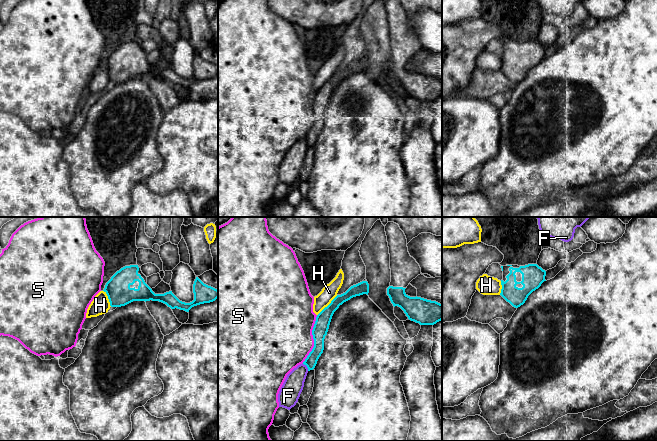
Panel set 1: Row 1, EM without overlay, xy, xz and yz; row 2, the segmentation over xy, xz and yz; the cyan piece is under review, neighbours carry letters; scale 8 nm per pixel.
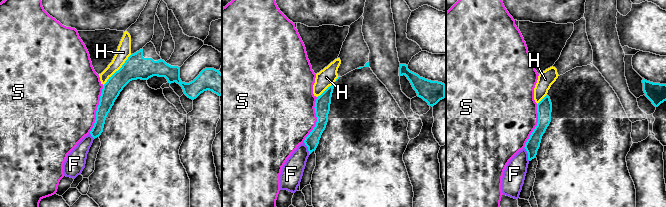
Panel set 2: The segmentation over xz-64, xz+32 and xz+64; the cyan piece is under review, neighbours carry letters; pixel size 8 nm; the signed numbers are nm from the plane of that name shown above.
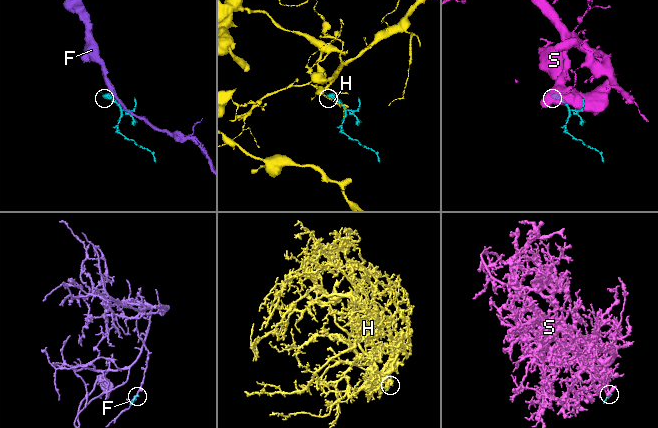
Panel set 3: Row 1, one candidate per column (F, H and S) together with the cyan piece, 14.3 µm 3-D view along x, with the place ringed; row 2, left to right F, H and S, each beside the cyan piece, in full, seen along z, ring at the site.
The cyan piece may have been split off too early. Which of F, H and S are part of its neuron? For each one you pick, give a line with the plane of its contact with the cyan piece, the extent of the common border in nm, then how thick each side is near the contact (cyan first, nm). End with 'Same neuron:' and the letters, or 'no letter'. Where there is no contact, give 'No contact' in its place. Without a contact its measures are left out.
Same neuron: no letter

